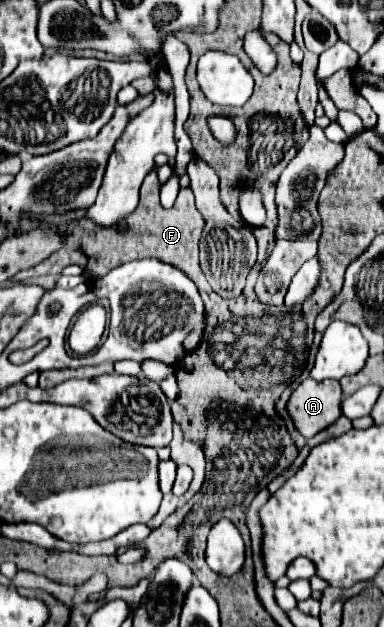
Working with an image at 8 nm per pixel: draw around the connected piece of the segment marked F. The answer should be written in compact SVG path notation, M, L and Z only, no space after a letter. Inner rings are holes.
M151 170L151 174L147 174L145 184L141 188L139 206L123 220L123 230L107 230L103 226L95 226L95 222L91 222L85 216L69 222L67 226L59 226L57 230L63 230L63 236L65 236L63 248L57 250L55 254L51 254L51 258L45 258L39 266L31 268L27 272L27 278L43 276L43 274L61 274L63 268L69 264L79 264L85 272L89 272L93 276L103 276L109 270L113 270L115 266L121 266L129 260L155 256L155 258L175 264L177 268L187 272L187 276L199 286L199 292L205 302L205 310L209 312L211 318L221 312L221 306L225 310L225 300L207 284L207 280L201 272L201 266L199 266L199 240L201 240L201 232L203 232L203 216L195 208L193 192L189 188L183 188L177 196L175 206L169 210L163 208L159 204L159 180L157 180L155 170Z

